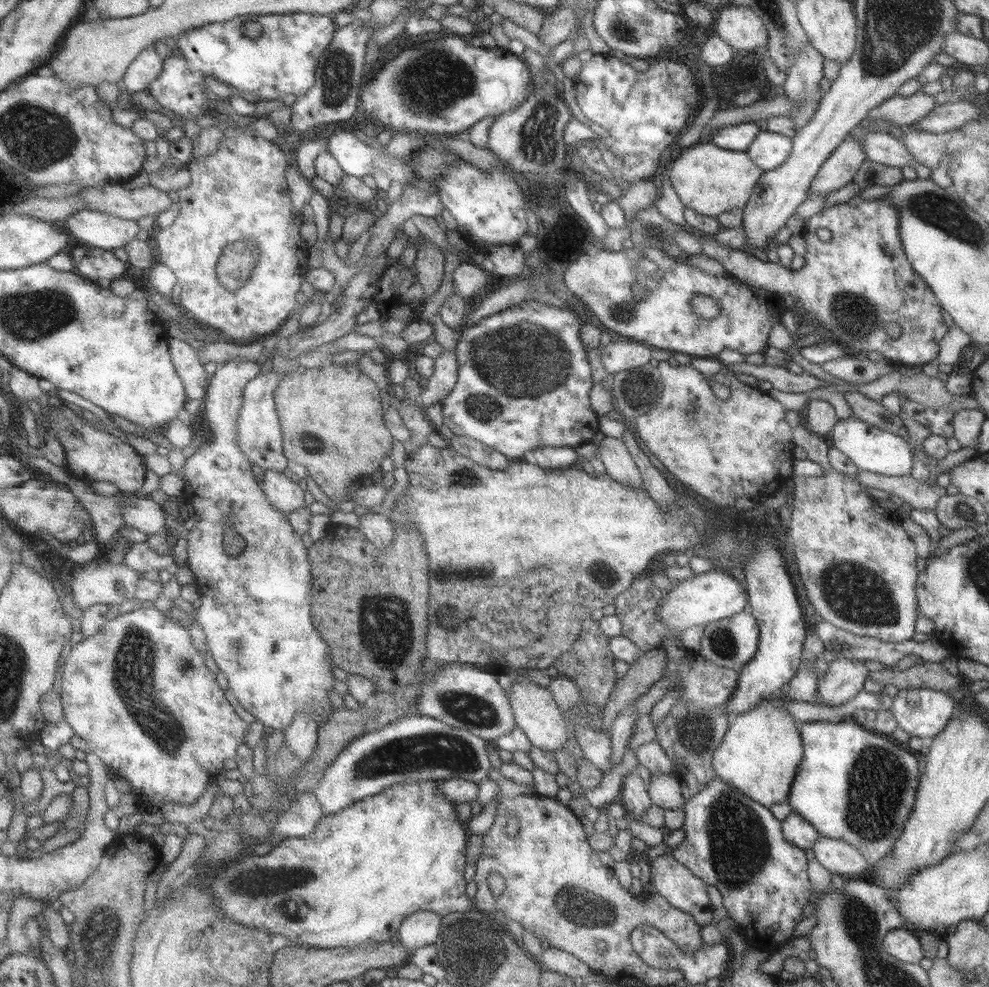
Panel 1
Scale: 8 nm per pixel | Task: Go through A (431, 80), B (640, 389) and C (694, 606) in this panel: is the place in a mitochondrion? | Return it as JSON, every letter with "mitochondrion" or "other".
{"A":"mitochondrion","B":"mitochondrion","C":"other"}

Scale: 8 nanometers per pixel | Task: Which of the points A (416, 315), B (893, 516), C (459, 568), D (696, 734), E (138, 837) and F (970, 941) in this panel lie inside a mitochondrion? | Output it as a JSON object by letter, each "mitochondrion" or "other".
{"A":"other","B":"other","C":"mitochondrion","D":"mitochondrion","E":"other","F":"other"}

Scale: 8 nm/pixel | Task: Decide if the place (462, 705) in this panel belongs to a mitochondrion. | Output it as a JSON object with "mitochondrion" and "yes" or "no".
{"mitochondrion":"yes"}

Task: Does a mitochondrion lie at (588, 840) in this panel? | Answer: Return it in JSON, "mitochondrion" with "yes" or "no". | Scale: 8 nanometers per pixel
{"mitochondrion":"no"}

